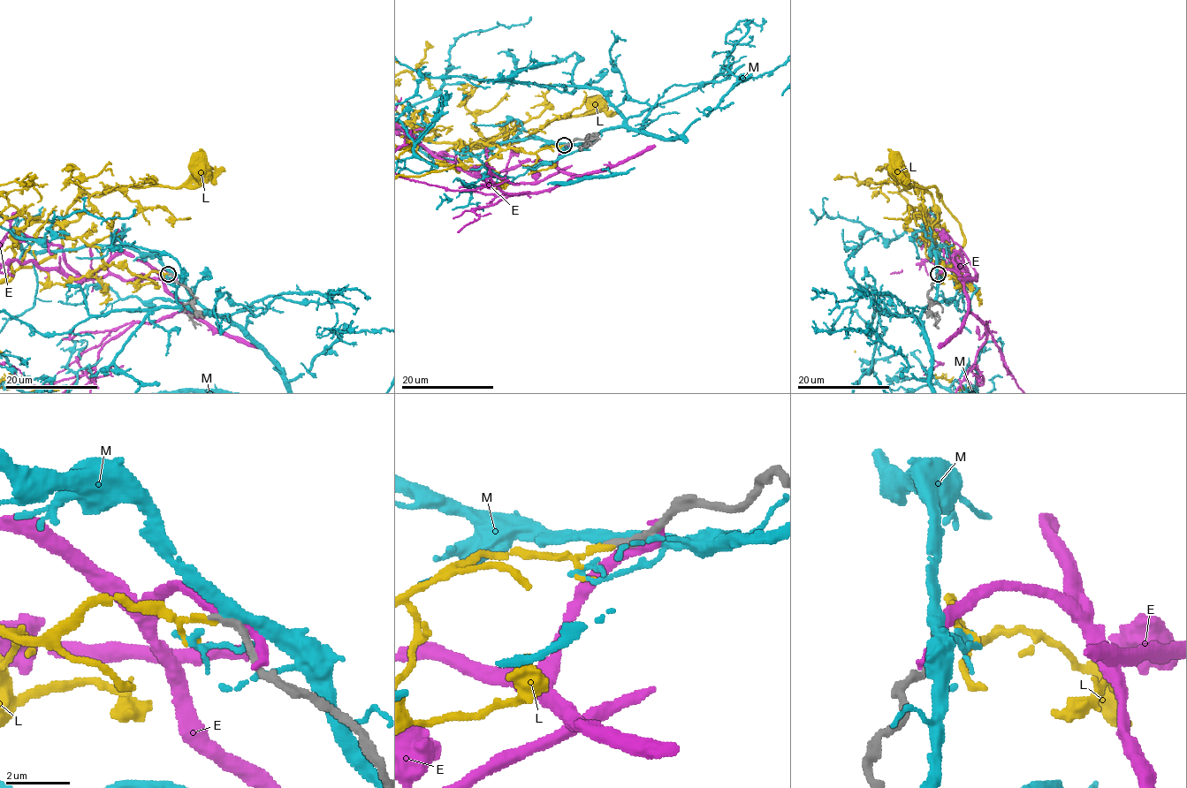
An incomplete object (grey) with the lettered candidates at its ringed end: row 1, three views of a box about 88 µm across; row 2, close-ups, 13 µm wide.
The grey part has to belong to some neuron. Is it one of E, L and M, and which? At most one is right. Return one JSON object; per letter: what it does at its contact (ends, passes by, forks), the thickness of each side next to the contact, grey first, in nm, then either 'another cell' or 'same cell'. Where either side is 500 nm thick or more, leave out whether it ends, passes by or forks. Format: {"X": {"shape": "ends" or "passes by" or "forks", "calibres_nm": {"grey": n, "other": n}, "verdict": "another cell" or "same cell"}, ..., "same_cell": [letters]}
{"E": {"shape": "passes by", "calibres_nm": {"grey": 240, "other": 300}, "verdict": "another cell"}, "L": {"shape": "ends", "calibres_nm": {"grey": 280, "other": 200}, "verdict": "same cell"}, "M": {"shape": "passes by", "calibres_nm": {"grey": 320, "other": 400}, "verdict": "another cell"}, "same_cell": ["L"]}

